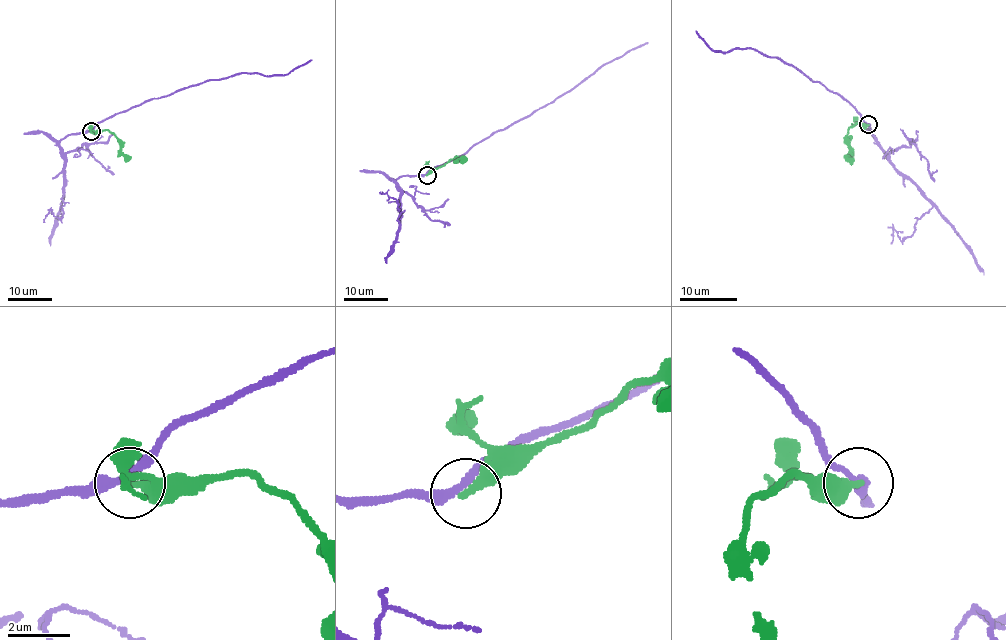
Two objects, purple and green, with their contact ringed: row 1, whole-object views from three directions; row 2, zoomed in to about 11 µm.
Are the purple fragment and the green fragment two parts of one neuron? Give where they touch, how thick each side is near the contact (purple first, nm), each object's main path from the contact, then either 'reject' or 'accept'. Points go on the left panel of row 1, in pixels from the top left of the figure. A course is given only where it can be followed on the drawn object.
(91, 131) | 240/340 nm | purple via (90, 131), (99, 122), (118, 113), (209, 80), (241, 73), (286, 75), (311, 60) | green via (91, 131), (109, 130), (115, 136), (120, 150), (131, 159) | reject

